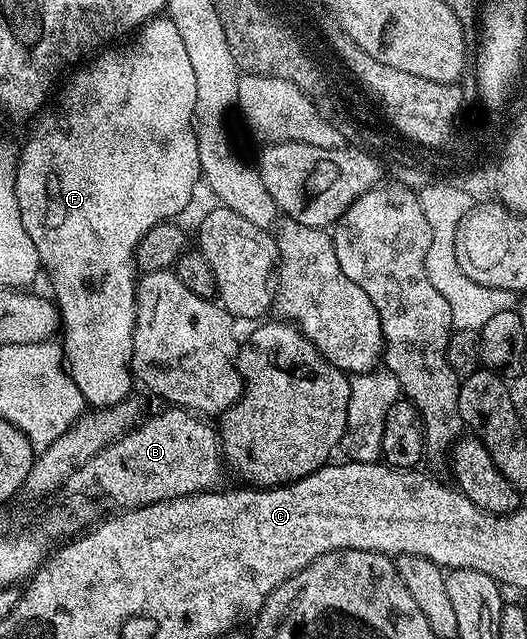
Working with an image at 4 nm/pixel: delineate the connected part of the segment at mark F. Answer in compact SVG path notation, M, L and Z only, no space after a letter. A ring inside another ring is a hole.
M157 17L148 20L143 27L135 32L133 43L125 47L112 45L101 53L97 59L92 59L81 71L72 75L72 80L60 91L60 96L51 105L45 106L35 116L36 124L28 135L28 140L18 151L16 164L16 196L18 209L22 217L22 225L26 233L30 233L30 241L34 241L34 249L38 249L40 266L43 274L48 274L52 282L51 298L60 310L60 331L64 349L64 362L69 375L78 385L85 404L89 408L112 407L129 398L128 391L134 387L132 373L132 350L134 349L134 325L136 324L136 285L138 272L136 269L136 247L140 238L154 225L177 218L179 211L188 207L192 194L196 191L196 182L201 182L198 157L198 141L193 131L192 114L195 105L194 69L190 66L190 56L186 53L186 45L182 45L182 36L178 33L178 25L167 17Z

